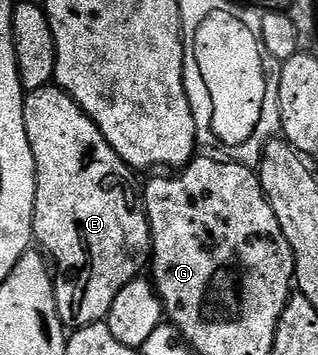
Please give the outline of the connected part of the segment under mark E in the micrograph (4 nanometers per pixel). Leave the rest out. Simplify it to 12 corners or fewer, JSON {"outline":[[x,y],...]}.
{"outline":[[59,86],[25,95],[58,318],[149,267],[133,169]]}

